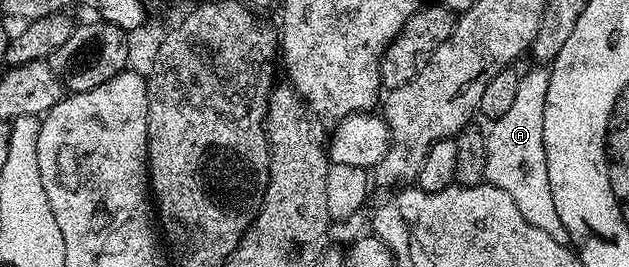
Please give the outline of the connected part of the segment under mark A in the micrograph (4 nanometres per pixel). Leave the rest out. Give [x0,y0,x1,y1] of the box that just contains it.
[485,64,569,242]

